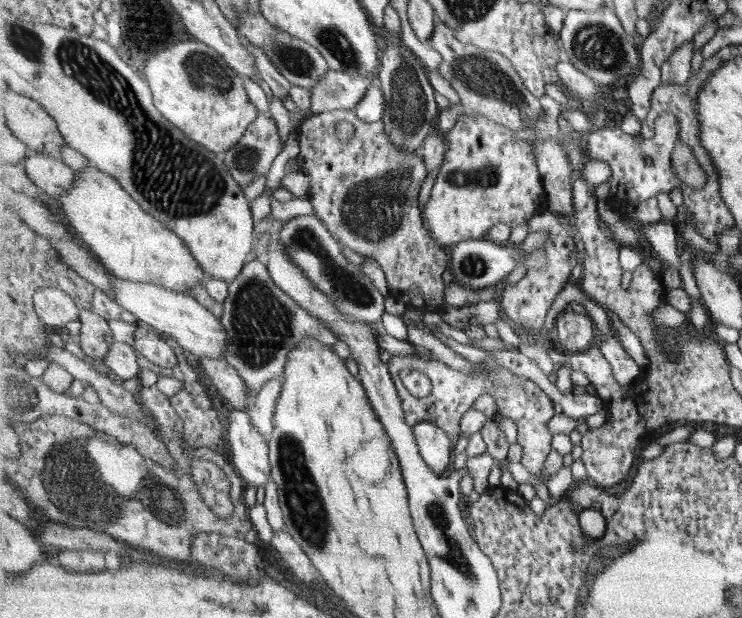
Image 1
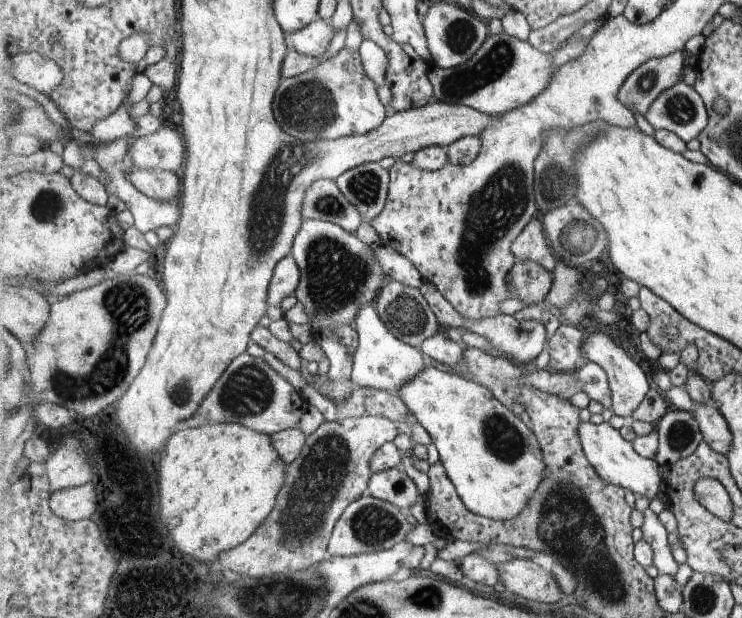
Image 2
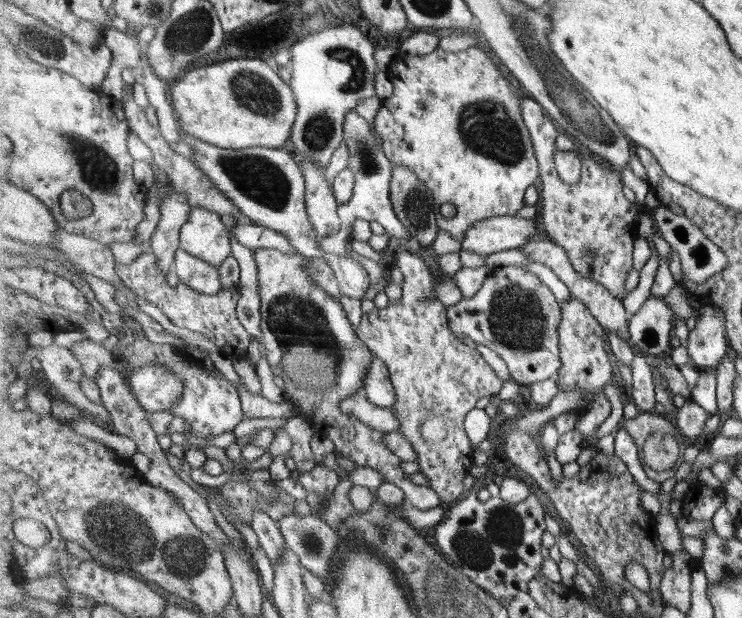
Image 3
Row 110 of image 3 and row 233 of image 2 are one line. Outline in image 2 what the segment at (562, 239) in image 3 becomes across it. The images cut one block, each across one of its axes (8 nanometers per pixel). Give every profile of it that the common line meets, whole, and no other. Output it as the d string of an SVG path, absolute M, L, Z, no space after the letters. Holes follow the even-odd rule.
M540 215L527 226L527 229L515 240L511 252L517 261L535 261L541 264L549 274L554 274L556 269L556 256L550 249L550 242L546 238L545 230Z

